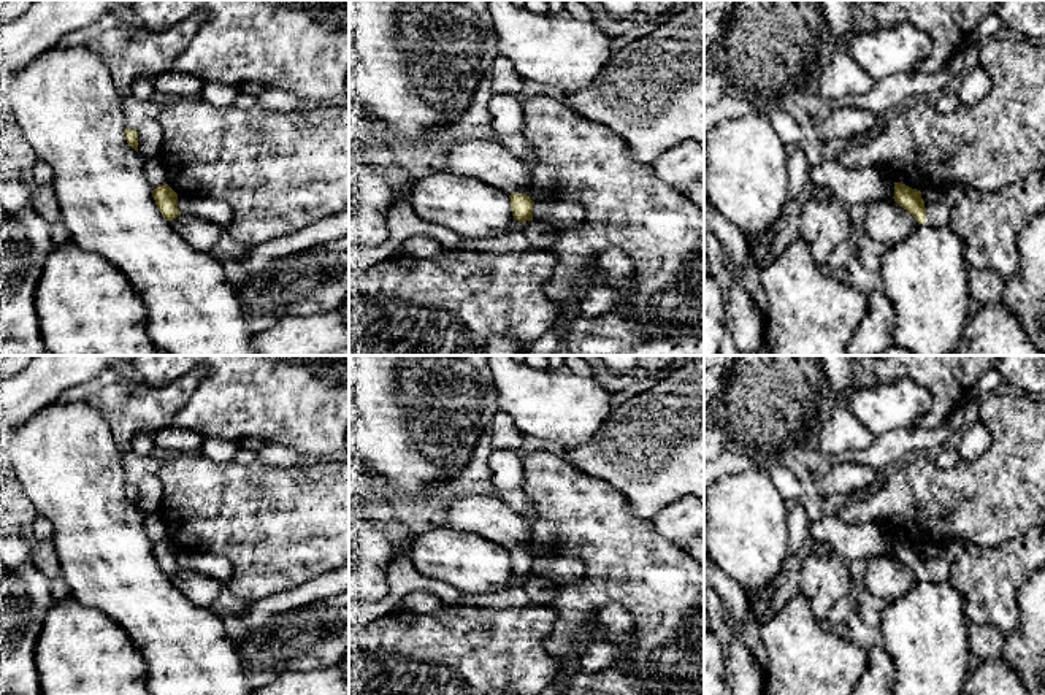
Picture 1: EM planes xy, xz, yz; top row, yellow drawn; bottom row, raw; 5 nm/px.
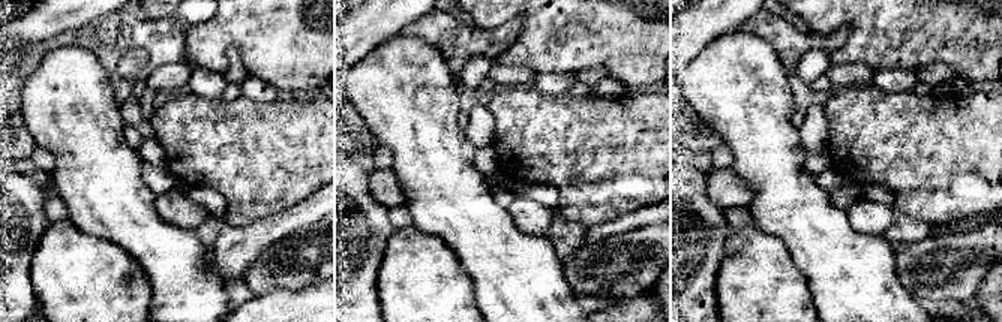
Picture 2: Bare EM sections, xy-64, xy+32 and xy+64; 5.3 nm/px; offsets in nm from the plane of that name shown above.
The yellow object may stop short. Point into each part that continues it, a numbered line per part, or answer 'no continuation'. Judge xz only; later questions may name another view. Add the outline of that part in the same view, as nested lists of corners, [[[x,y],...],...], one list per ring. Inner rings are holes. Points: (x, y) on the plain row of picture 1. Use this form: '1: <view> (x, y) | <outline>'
no continuation

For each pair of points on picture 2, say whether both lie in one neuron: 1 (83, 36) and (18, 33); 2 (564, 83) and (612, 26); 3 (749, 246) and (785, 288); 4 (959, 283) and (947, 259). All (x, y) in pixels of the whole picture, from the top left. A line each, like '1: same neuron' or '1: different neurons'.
1: different neurons
2: different neurons
3: same neuron
4: same neuron

